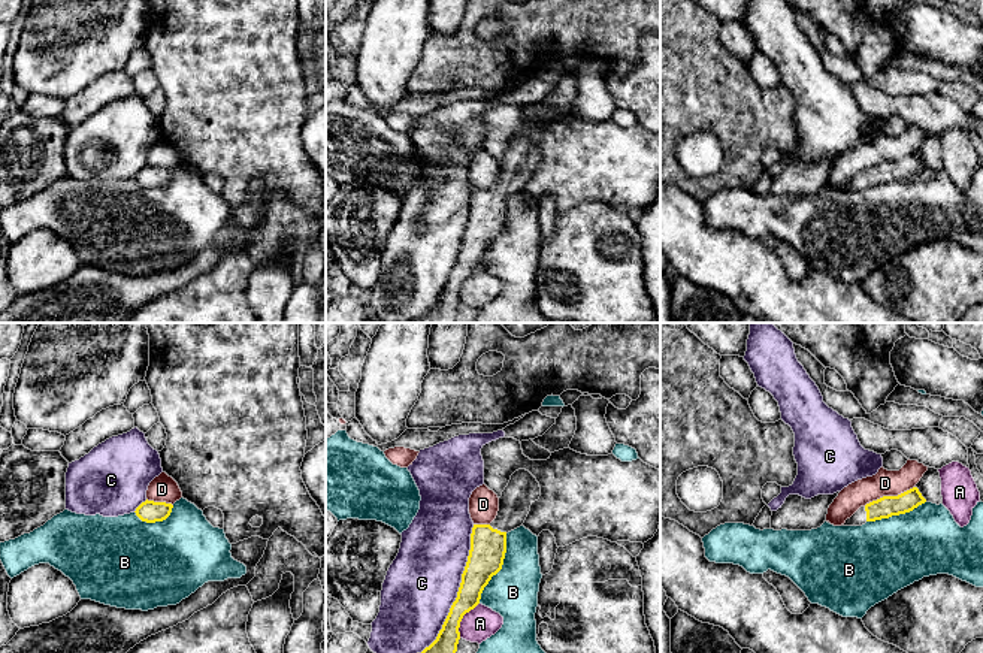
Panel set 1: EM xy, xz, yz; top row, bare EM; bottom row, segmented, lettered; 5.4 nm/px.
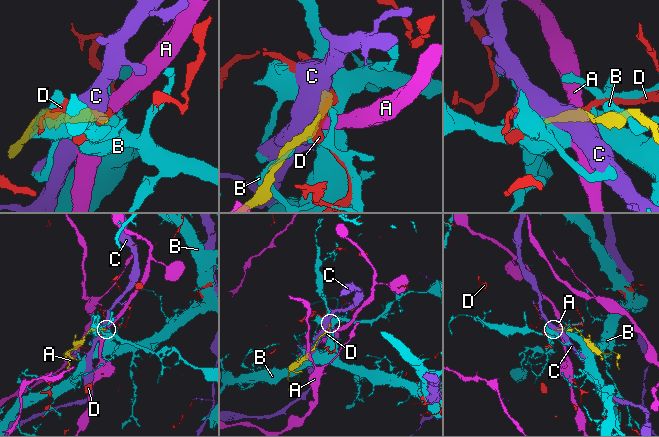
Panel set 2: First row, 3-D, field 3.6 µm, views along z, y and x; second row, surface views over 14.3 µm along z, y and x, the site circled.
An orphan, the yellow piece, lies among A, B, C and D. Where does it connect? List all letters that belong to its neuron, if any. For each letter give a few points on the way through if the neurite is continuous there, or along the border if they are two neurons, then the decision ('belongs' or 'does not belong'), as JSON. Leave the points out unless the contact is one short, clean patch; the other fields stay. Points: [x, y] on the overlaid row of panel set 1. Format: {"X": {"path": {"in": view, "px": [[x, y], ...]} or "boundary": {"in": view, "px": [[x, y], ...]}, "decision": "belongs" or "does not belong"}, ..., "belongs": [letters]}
{"A": {"boundary": {"in": "xz", "px": [[478, 602], [463, 616], [459, 637]]}, "decision": "does not belong"}, "B": {"decision": "does not belong"}, "C": {"decision": "does not belong"}, "D": {"decision": "does not belong"}, "belongs": []}

